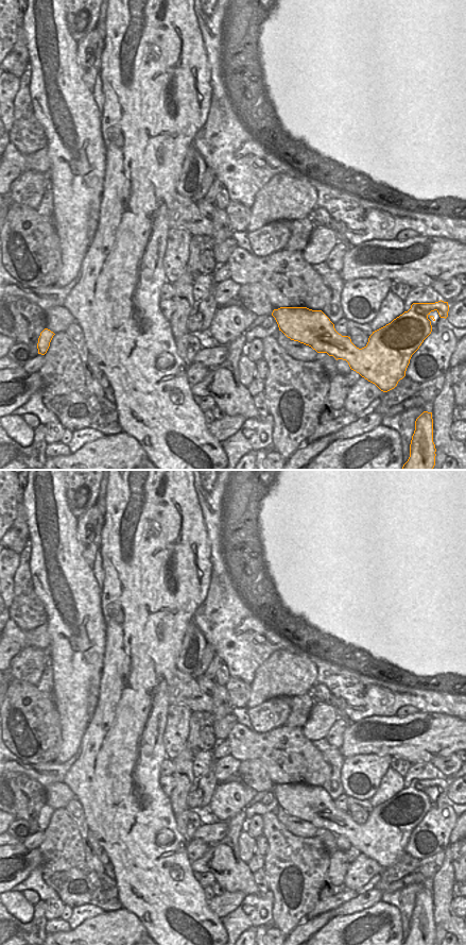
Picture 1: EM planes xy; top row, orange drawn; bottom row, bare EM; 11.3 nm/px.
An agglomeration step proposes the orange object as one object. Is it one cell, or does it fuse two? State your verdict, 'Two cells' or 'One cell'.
One cell.

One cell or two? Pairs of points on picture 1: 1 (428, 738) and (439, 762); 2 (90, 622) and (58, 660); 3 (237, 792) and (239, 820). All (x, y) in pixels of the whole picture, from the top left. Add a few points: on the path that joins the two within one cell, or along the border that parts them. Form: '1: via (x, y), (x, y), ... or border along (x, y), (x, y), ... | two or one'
1: border along (454, 753), (448, 756), (438, 756), (430, 761) | two
2: via (81, 631), (78, 636), (78, 641), (68, 651) | one
3: border along (243, 809), (225, 821) | two

